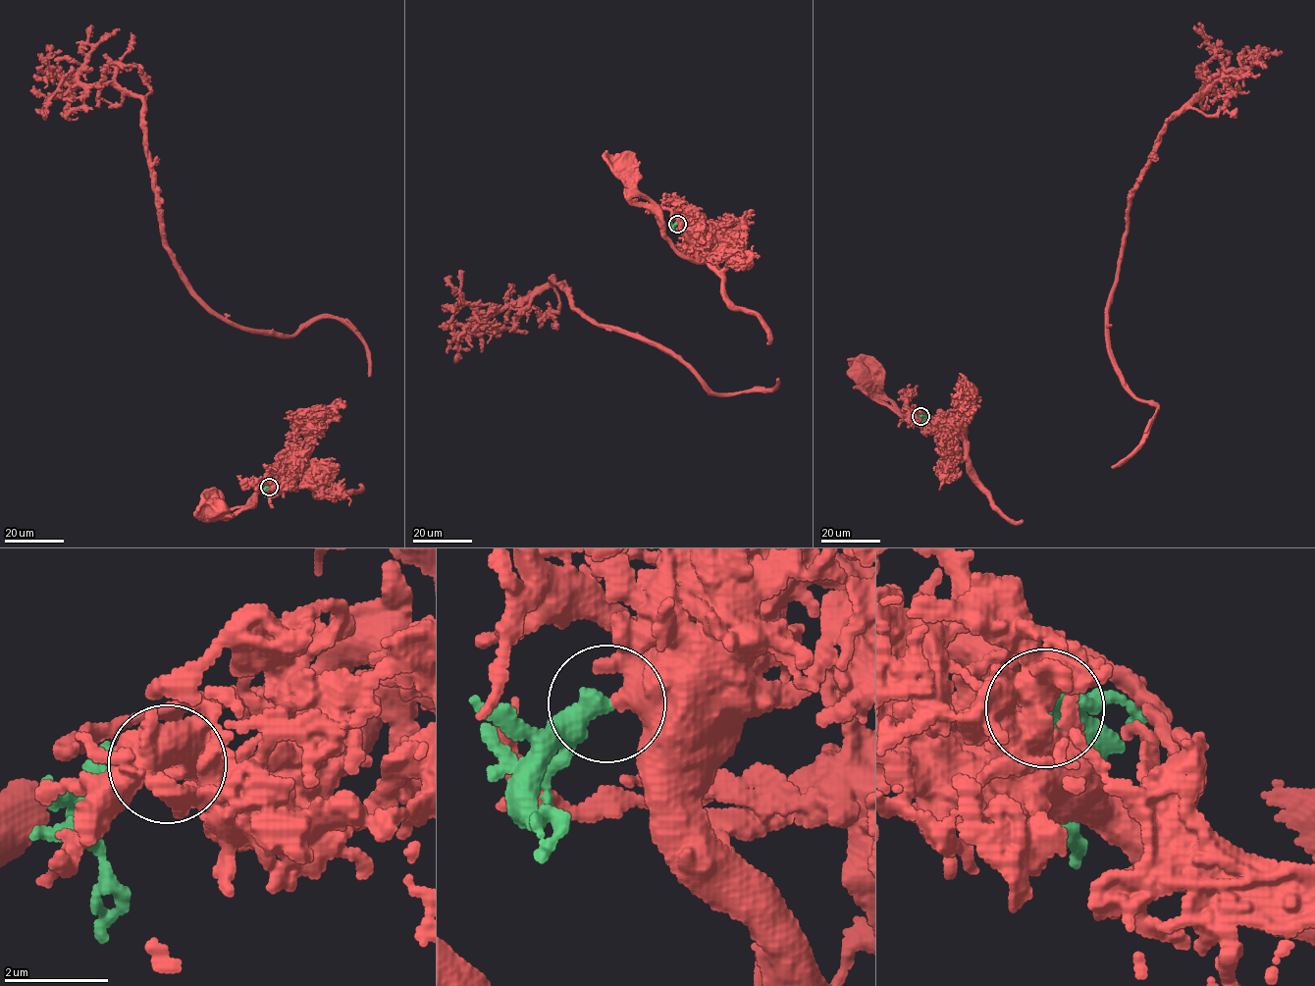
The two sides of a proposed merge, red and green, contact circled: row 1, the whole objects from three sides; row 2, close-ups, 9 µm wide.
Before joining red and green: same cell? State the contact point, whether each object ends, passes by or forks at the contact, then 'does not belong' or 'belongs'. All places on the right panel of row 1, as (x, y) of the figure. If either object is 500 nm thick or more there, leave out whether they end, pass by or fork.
place (920, 416); red passes by; green ends; belongs

